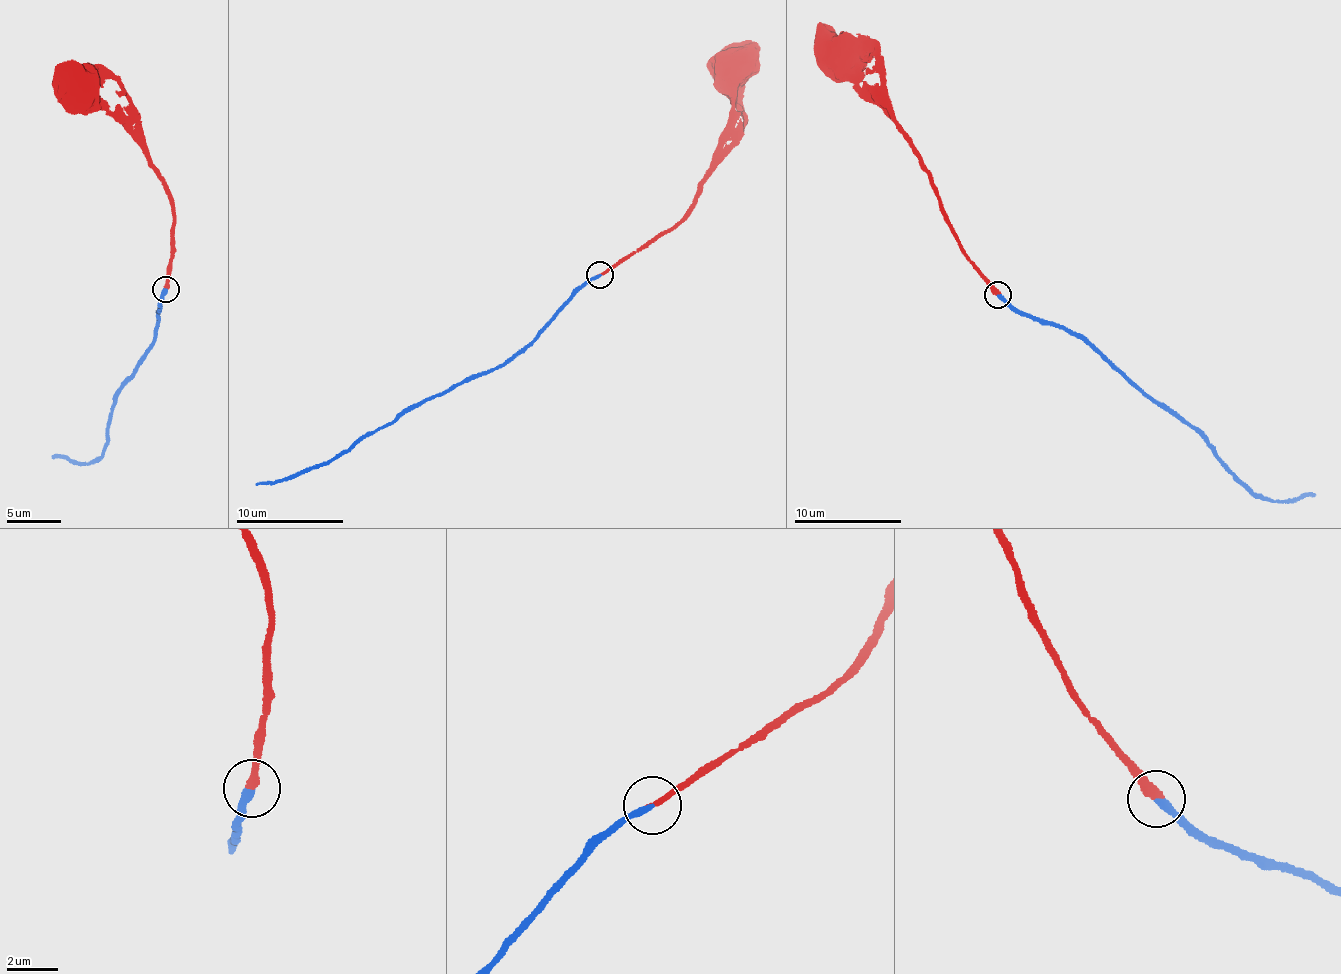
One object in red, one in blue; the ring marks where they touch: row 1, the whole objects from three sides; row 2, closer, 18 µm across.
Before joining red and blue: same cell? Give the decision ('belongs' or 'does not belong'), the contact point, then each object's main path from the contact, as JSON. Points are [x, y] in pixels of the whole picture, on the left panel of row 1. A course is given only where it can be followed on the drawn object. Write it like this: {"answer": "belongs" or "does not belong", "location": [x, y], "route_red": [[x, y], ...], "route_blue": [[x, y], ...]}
{"answer": "belongs", "location": [166, 289], "route_red": [[165, 288], [174, 219], [164, 179], [138, 142], [97, 99], [90, 77], [82, 82]], "route_blue": [[165, 288], [151, 344], [122, 386], [101, 457], [84, 464], [52, 458]]}

